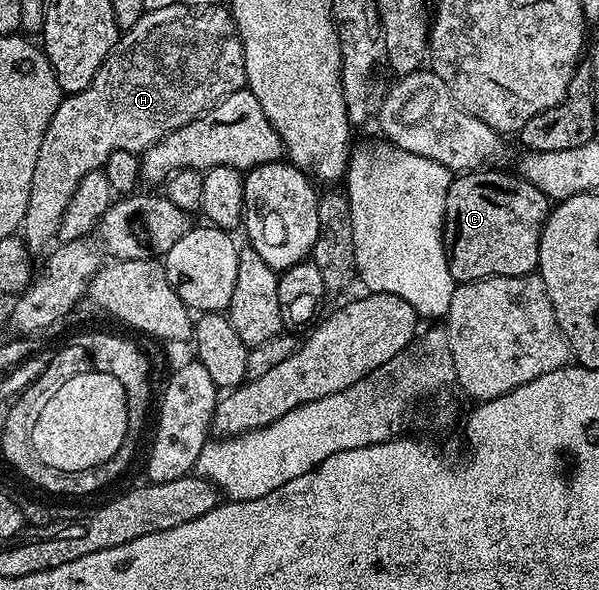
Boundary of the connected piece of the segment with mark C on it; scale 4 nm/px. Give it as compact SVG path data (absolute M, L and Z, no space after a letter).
M480 168L452 177L449 192L445 196L443 217L443 247L447 267L456 283L472 282L495 276L521 276L536 273L541 248L541 232L545 220L551 214L552 199L532 182L514 173L502 174L499 168Z

